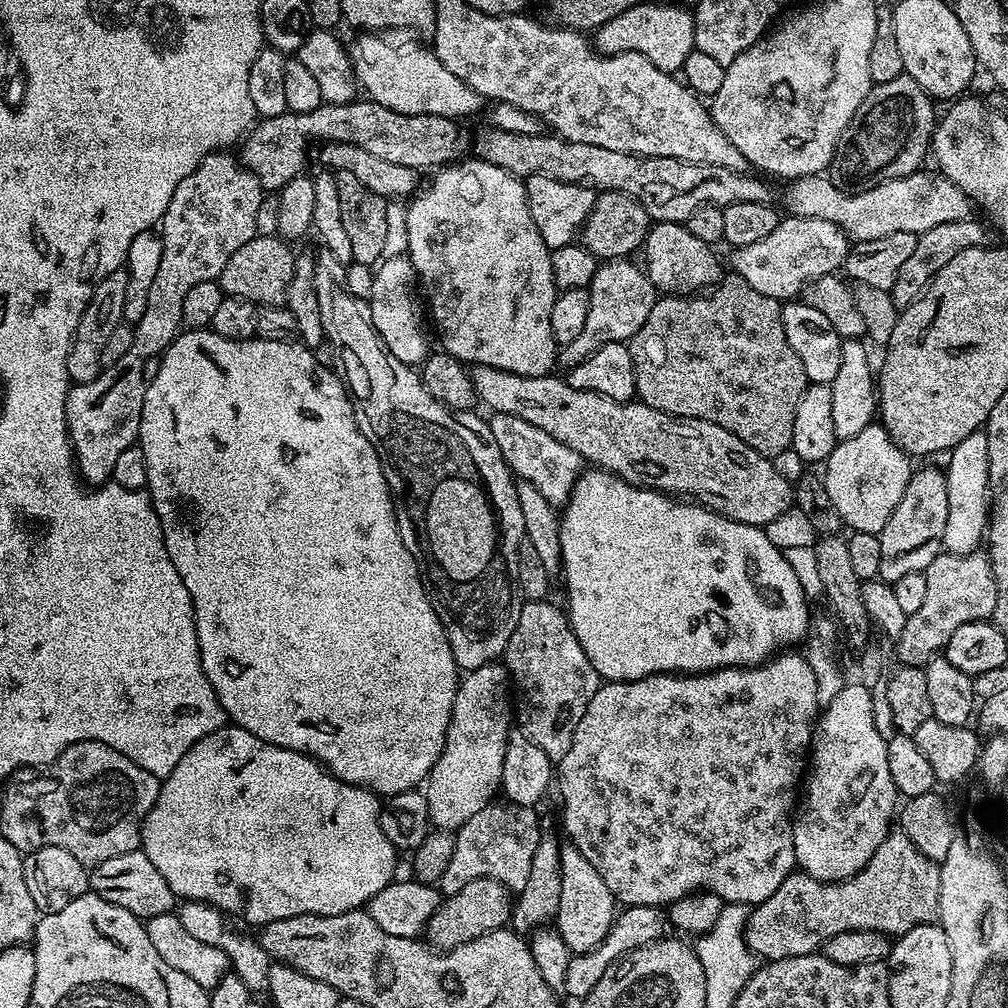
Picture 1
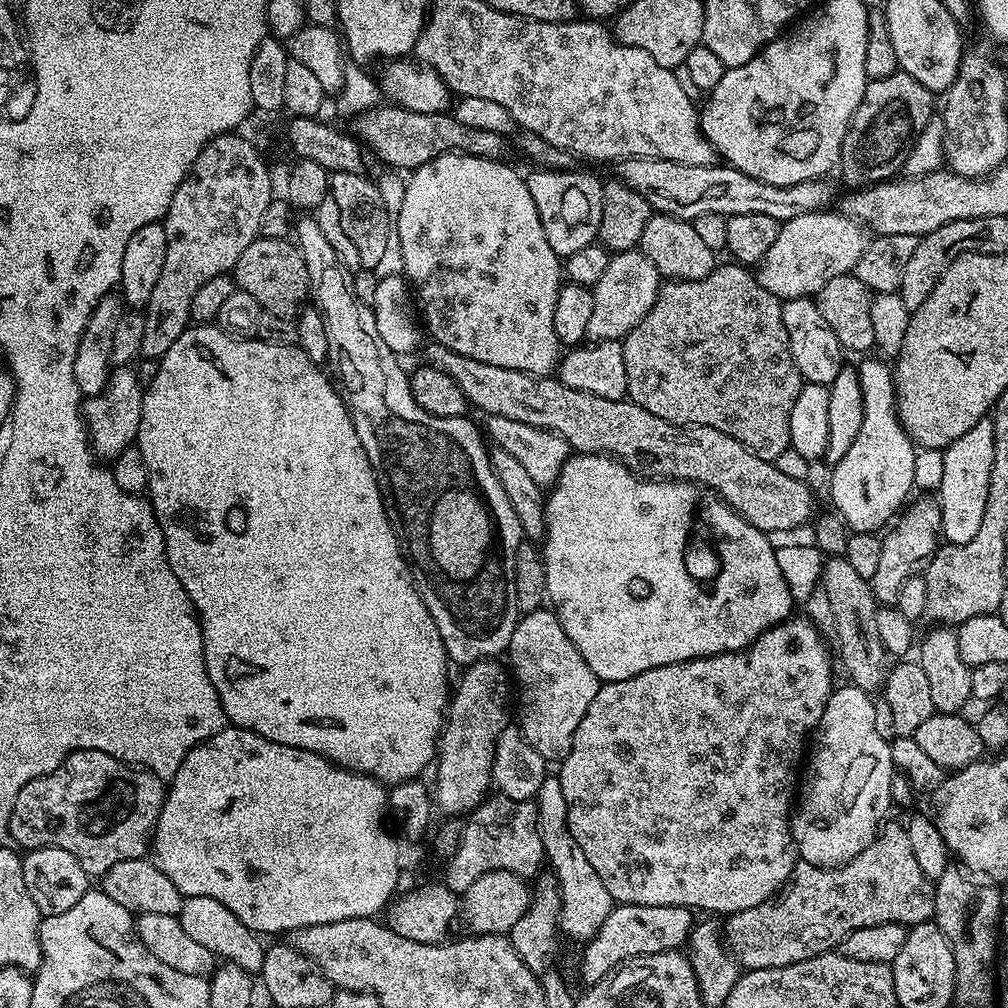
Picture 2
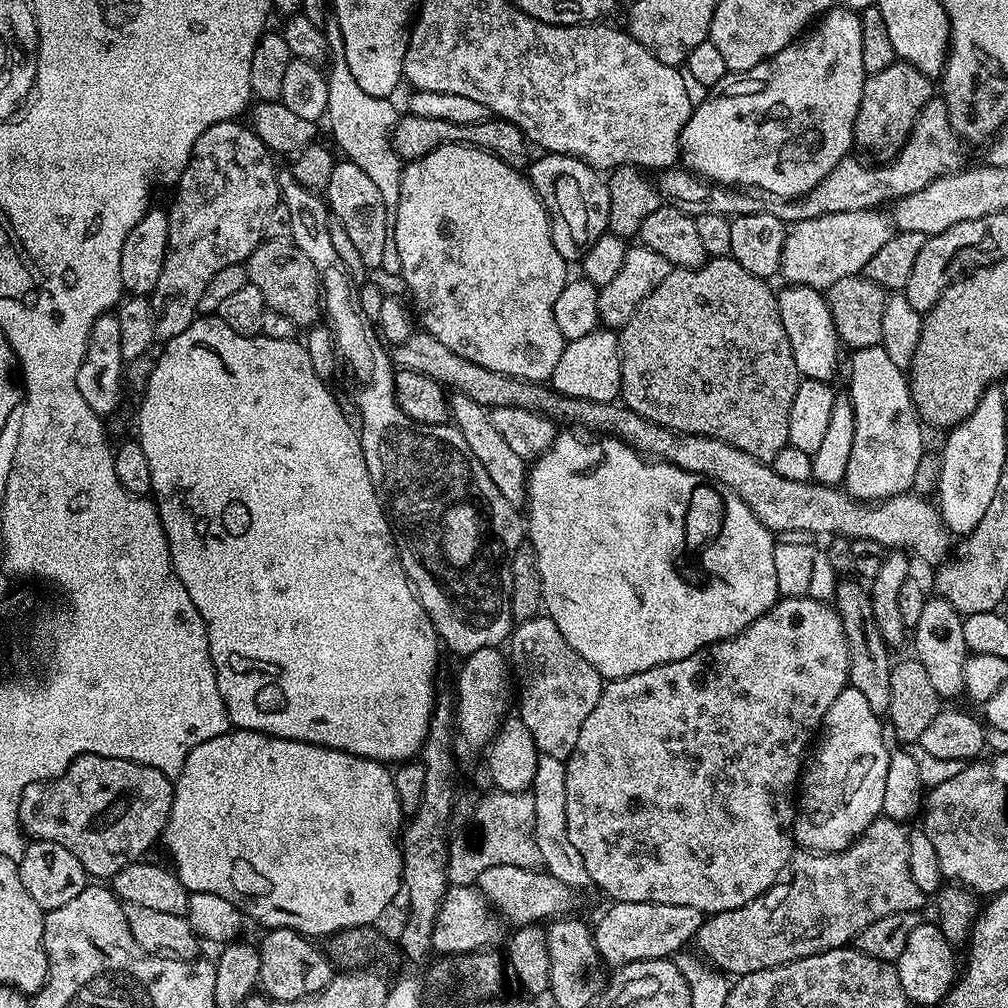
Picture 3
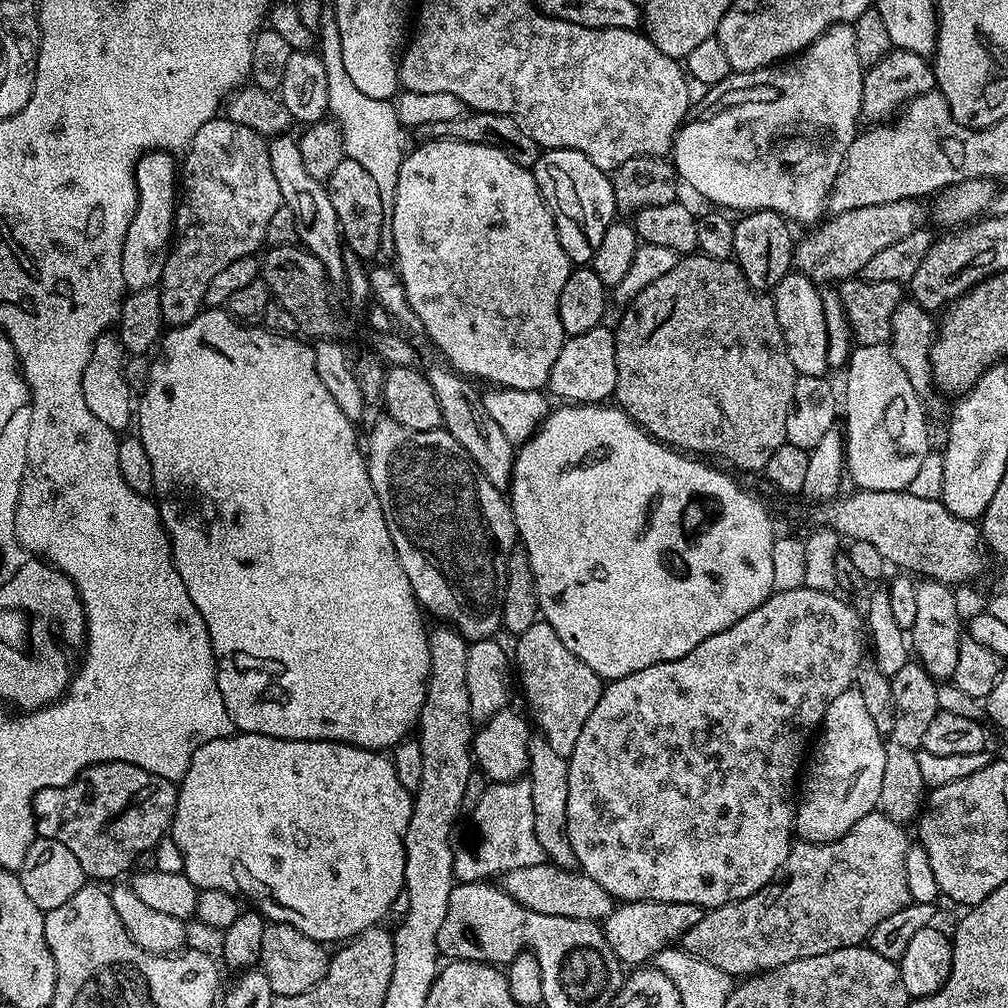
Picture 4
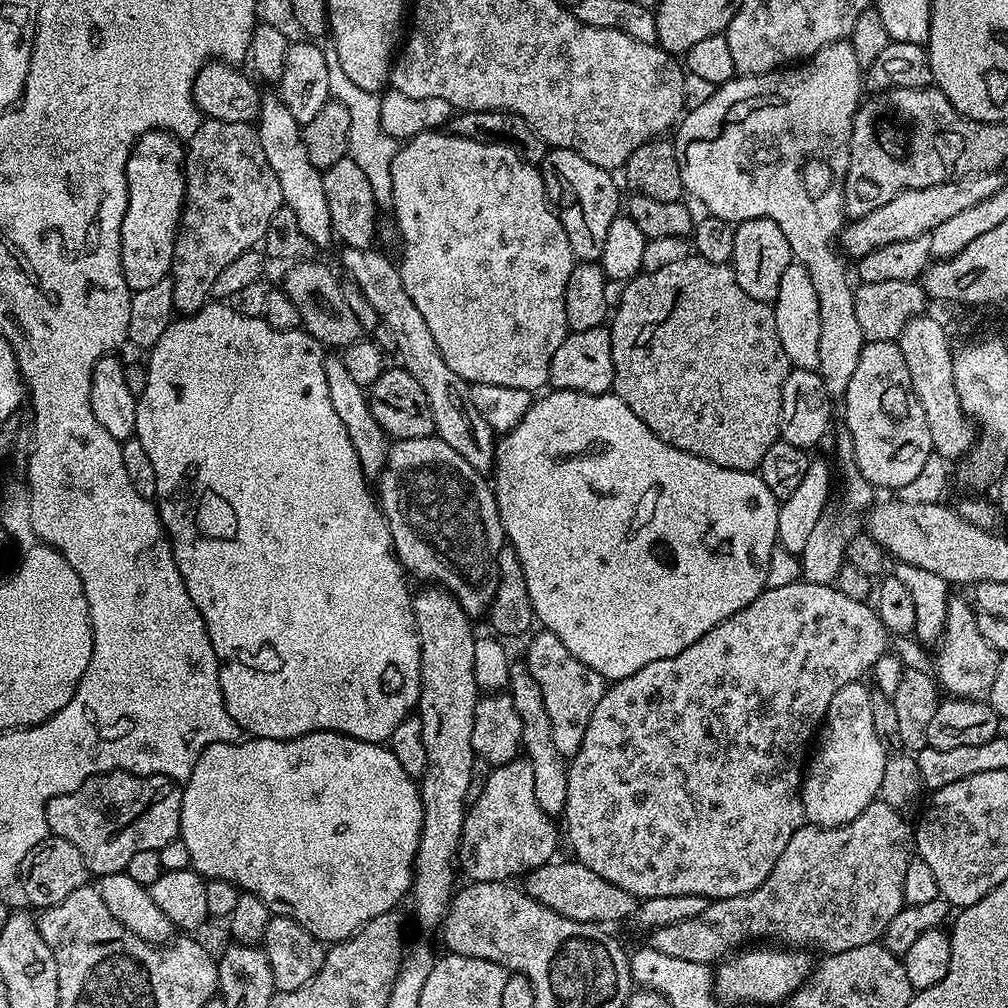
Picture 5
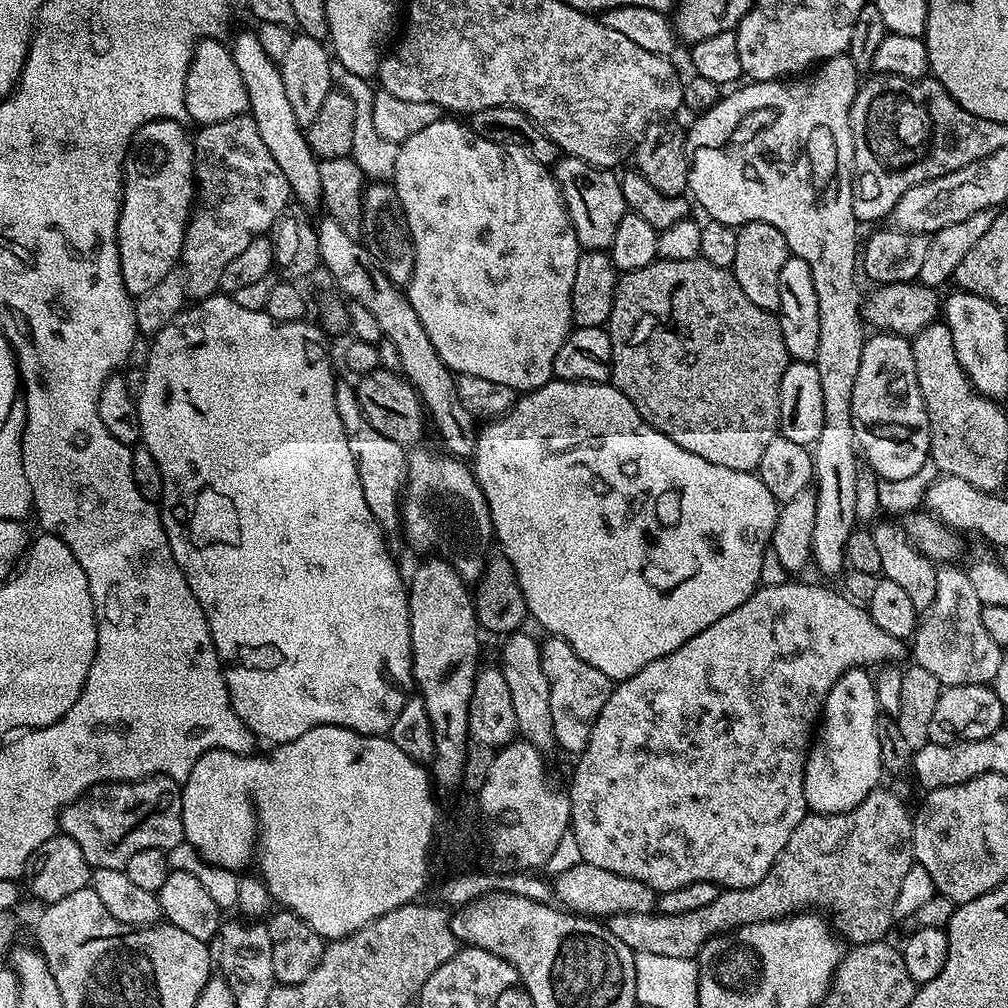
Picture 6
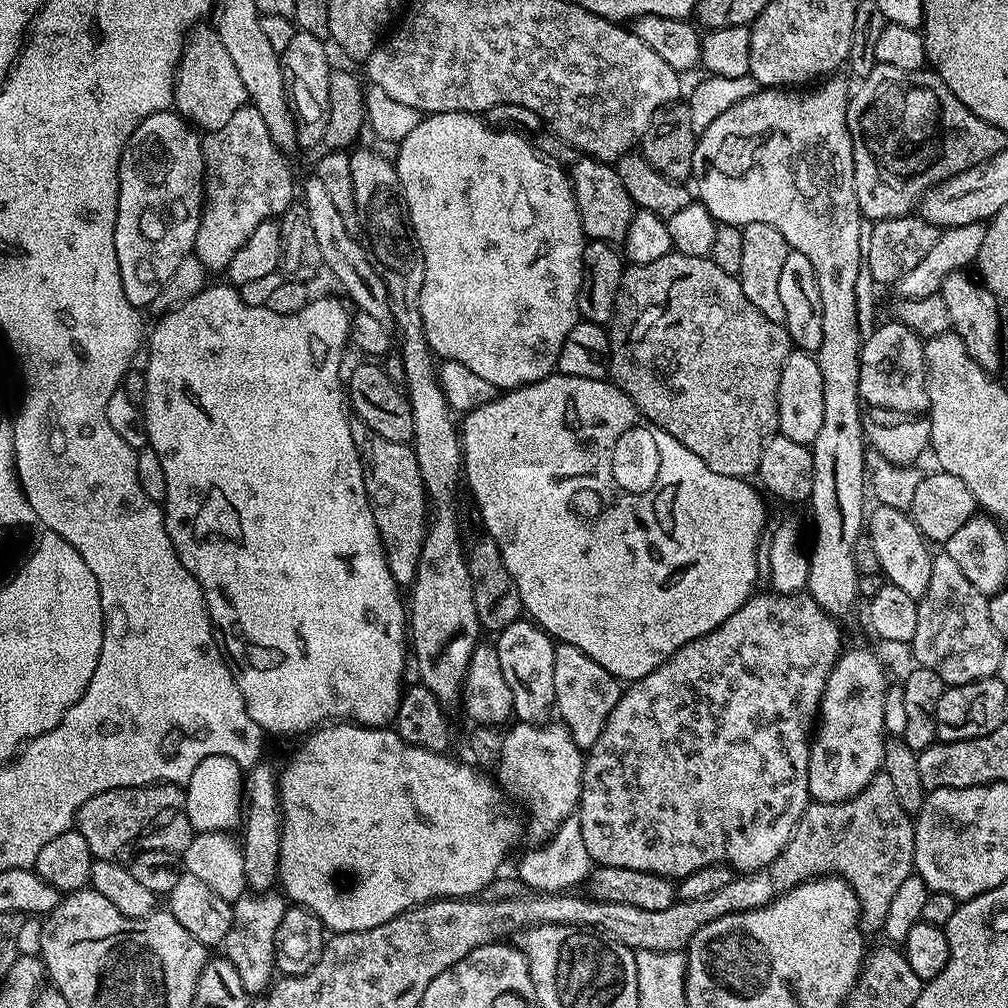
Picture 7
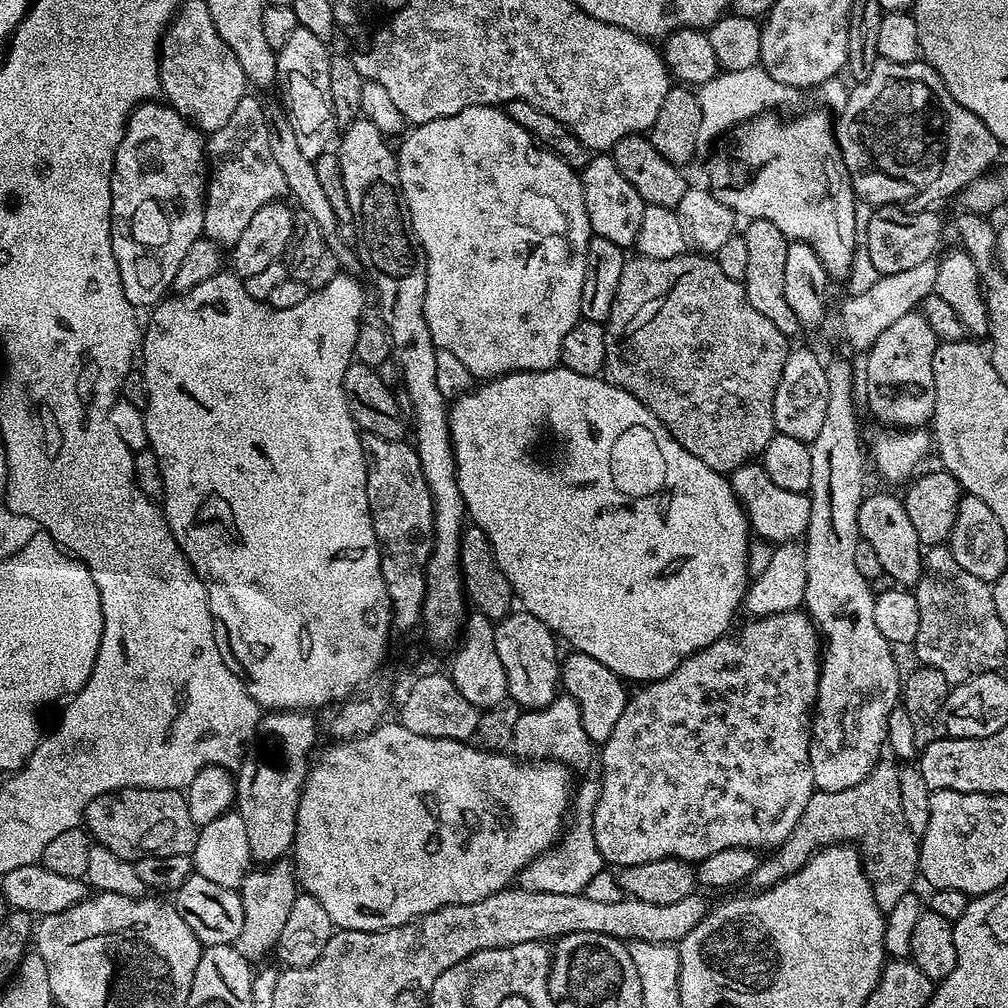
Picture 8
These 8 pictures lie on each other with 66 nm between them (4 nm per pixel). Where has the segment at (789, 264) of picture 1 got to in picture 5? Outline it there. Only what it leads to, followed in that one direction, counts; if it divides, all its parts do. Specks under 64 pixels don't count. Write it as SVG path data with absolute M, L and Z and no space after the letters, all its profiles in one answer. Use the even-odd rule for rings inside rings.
M999 171L975 172L945 184L935 184L925 188L905 188L886 206L878 206L878 210L870 210L870 214L857 216L845 223L842 229L842 248L849 257L859 258L870 254L870 250L878 250L878 246L886 246L886 242L906 242L906 238L918 238L929 235L934 226L954 218L961 210L970 210L970 206L978 206L986 198L998 191L1006 183Z

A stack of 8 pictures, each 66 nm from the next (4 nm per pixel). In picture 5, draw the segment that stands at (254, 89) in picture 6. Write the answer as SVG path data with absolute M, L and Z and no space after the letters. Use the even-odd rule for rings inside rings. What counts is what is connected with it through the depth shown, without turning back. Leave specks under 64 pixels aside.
M261 95L258 131L262 150L266 150L266 162L270 162L270 170L274 170L274 178L278 178L278 186L282 186L283 205L294 212L298 227L313 246L333 243L334 233L330 220L330 206L326 206L326 190L322 190L322 172L310 162L310 154L306 154L302 126L286 110L279 95Z

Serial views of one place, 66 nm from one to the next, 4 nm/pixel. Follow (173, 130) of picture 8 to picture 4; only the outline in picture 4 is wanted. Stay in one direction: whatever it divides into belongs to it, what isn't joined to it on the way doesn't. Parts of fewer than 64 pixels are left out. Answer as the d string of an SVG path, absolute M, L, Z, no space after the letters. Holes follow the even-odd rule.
M163 150L145 152L136 164L136 209L122 246L122 278L129 293L159 285L174 236L177 203L177 157Z

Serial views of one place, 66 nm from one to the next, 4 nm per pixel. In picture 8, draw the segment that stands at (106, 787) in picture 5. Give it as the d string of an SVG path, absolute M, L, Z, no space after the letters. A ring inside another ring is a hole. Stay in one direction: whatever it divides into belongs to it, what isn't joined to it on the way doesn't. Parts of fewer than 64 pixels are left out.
M122 788L94 798L84 812L86 831L99 847L109 848L118 858L136 861L143 856L189 855L196 845L198 826L190 818L183 791L174 788Z

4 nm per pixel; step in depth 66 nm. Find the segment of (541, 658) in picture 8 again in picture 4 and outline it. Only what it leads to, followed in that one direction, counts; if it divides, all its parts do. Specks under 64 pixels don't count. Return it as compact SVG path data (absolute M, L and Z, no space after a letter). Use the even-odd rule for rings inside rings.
M533 735L528 744L528 770L526 778L530 782L530 798L534 801L534 834L542 846L545 857L559 868L577 867L576 855L570 846L566 830L566 797L570 795L570 774L568 761L550 747L550 742L542 735Z

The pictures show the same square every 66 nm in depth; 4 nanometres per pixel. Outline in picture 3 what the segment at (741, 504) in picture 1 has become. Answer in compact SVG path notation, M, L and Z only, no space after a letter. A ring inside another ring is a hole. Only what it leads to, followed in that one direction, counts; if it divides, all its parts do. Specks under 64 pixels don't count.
M423 330L413 332L410 338L395 345L390 355L395 367L414 369L416 373L426 374L449 389L466 394L489 410L508 407L530 409L547 415L556 422L565 420L568 423L565 425L568 426L581 424L584 428L597 428L597 433L615 436L645 457L722 482L730 490L734 490L734 494L738 494L738 498L742 498L746 506L750 506L758 522L762 522L762 526L766 526L773 534L811 532L816 538L845 536L850 541L870 538L870 542L878 542L886 550L903 550L908 554L916 552L918 559L929 560L932 566L949 559L950 533L940 516L940 509L933 501L931 504L920 496L901 494L885 500L865 502L853 500L847 491L836 486L815 482L786 482L786 478L780 477L771 463L754 458L724 440L713 436L686 436L683 432L674 432L671 428L650 422L645 416L639 416L616 402L603 404L570 398L558 394L543 383L520 380L487 370L486 367L455 354L454 350L447 349L438 338Z

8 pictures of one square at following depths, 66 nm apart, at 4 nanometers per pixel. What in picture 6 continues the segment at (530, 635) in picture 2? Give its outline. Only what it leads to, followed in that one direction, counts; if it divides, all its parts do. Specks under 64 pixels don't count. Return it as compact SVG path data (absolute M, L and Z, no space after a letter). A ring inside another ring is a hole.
M549 635L540 646L542 670L546 673L546 682L550 682L550 715L554 717L554 738L559 751L579 754L586 750L590 742L590 734L594 730L594 722L606 706L614 687L602 670L590 666L562 638Z

